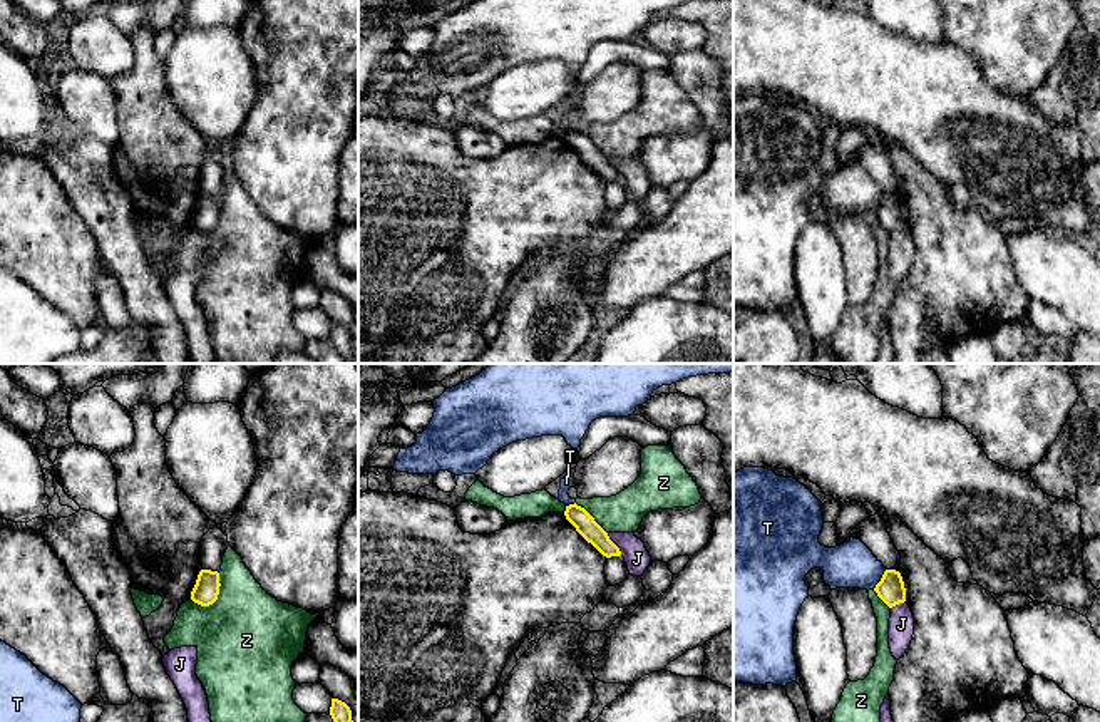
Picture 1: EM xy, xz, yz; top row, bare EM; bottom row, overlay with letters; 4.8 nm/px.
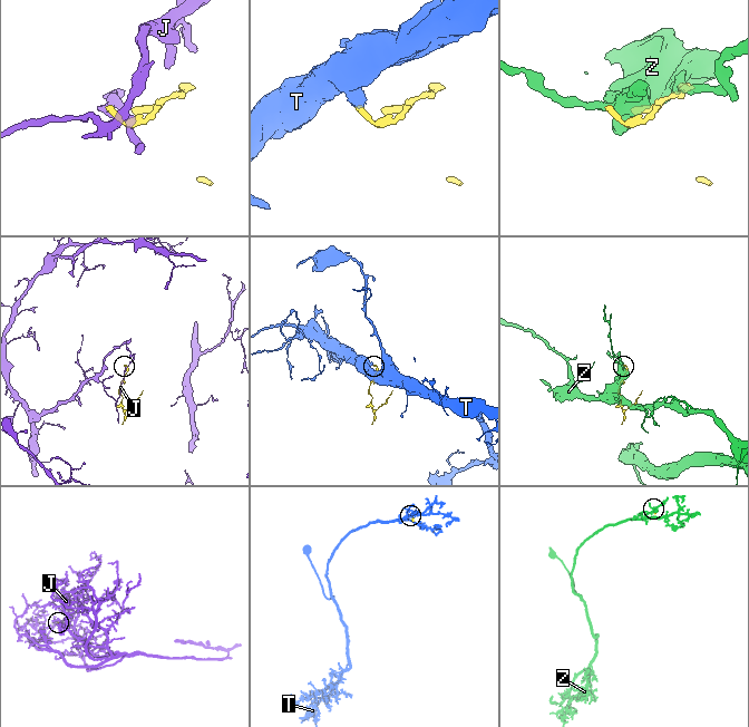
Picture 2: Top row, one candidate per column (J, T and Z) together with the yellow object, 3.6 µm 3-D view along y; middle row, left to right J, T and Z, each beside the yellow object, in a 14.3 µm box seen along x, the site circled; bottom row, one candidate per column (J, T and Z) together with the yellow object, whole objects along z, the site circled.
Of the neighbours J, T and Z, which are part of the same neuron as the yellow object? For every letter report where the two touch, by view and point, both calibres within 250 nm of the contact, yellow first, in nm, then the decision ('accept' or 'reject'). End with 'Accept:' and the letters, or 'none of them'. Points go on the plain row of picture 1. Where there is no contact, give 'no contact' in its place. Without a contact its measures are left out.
J: xz (615, 170) | 100/120 nm | reject
T: yz (881, 205) | 130/220 nm | reject
Z: xy (216, 221) | 120/480 nm | reject
Accept: none of them

